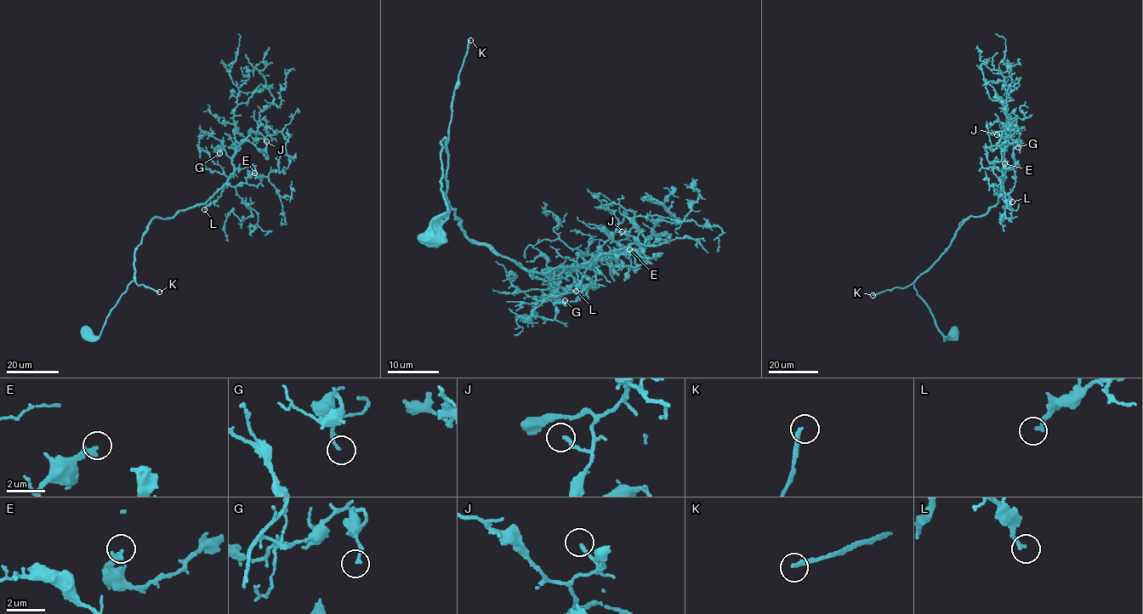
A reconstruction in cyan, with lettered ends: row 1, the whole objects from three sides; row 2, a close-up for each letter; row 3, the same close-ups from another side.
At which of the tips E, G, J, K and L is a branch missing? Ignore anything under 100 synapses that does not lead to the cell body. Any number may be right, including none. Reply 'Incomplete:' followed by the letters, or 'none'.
Incomplete: E, K

